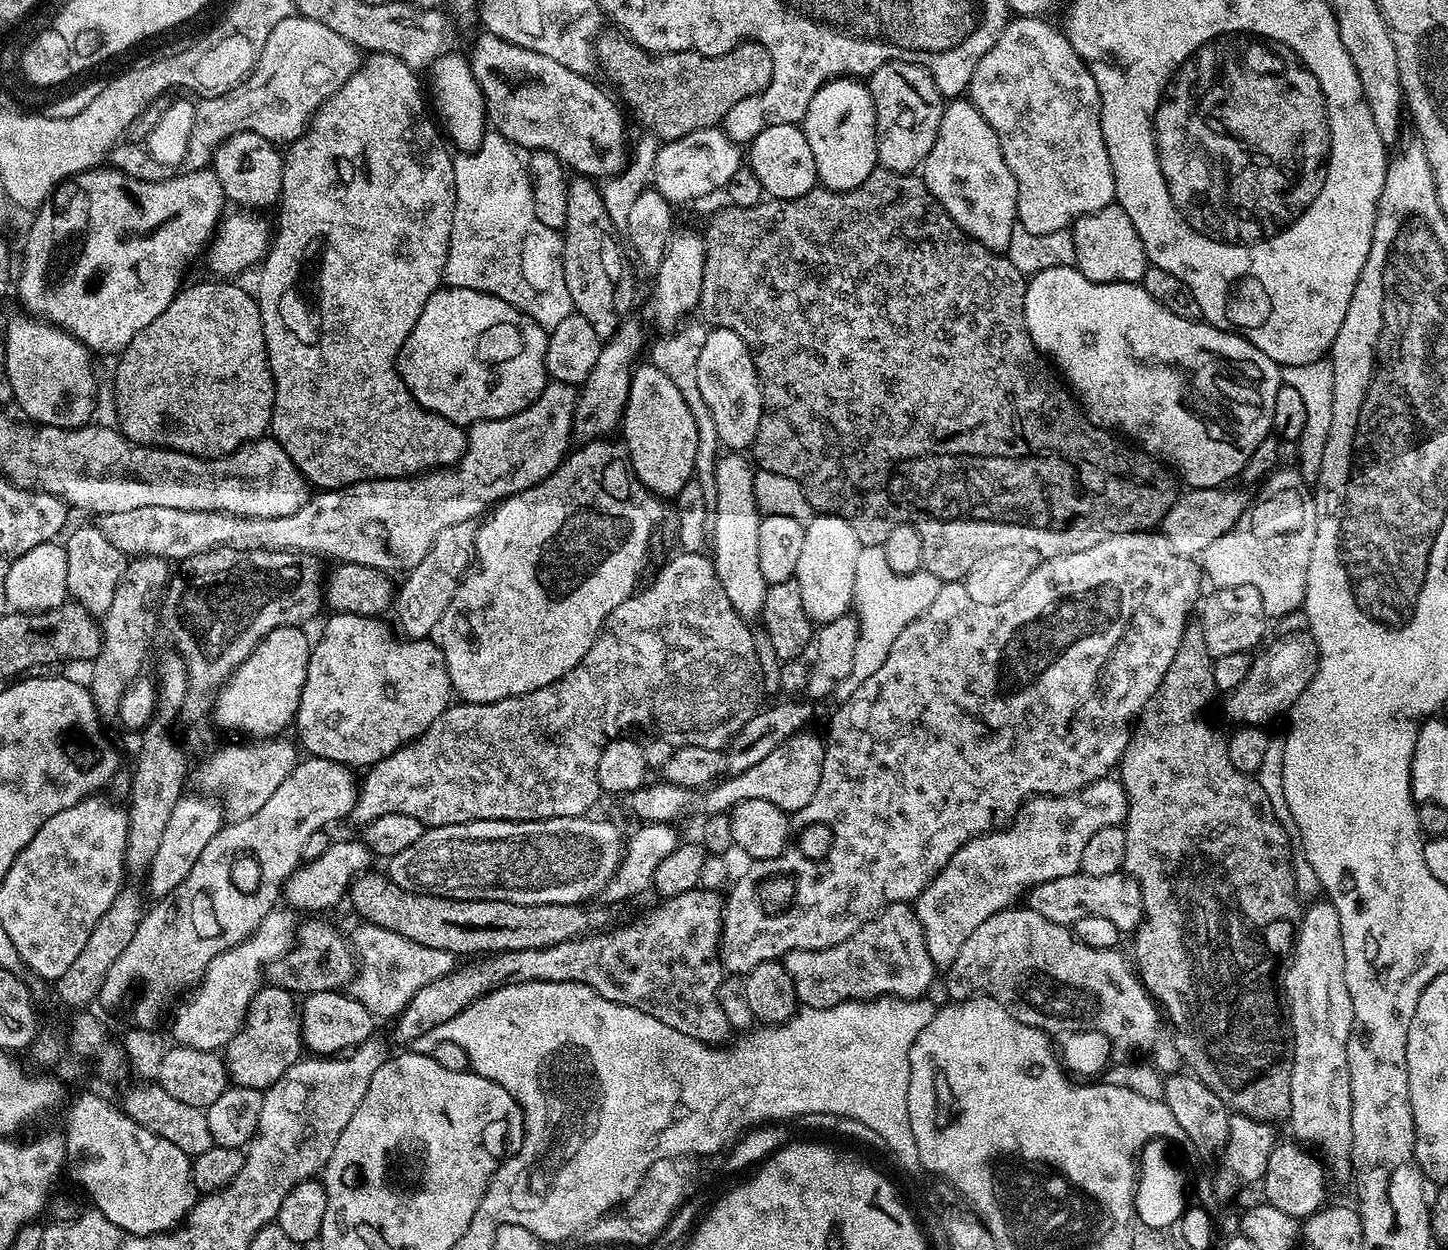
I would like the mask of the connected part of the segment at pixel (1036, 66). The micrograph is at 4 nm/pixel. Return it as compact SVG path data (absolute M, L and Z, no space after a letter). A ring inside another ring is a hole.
M1039 16L1009 19L998 42L978 62L966 93L982 118L990 122L994 134L998 134L1006 166L1010 166L1018 186L1016 218L1019 227L1030 230L1030 234L1050 234L1068 228L1079 216L1102 210L1116 198L1116 179L1102 138L1100 95L1094 74L1090 74L1063 31L1051 28L1046 21Z

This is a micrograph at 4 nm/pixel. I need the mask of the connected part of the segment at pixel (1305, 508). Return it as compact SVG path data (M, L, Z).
M1280 471L1267 477L1266 485L1272 493L1257 504L1255 501L1230 531L1202 553L1203 575L1212 579L1213 589L1229 588L1232 584L1254 586L1262 594L1262 606L1269 618L1303 609L1306 570L1310 570L1314 534L1318 534L1313 489L1299 475Z

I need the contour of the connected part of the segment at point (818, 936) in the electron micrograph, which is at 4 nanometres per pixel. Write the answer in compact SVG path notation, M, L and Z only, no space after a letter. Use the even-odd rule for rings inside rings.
M1156 530L1127 532L1106 538L1098 542L1098 546L1090 546L1090 550L1078 550L1078 554L1041 559L1034 572L1025 576L1022 586L1000 598L1004 600L997 604L980 604L984 602L971 596L963 583L941 583L938 598L934 598L930 610L926 610L926 614L910 622L910 626L898 634L894 646L890 646L890 654L886 654L886 662L882 662L881 668L875 674L870 674L870 678L866 678L866 682L862 682L862 686L858 686L858 690L854 690L849 700L843 701L840 709L833 714L828 724L818 790L814 798L802 806L802 810L791 813L788 847L778 854L778 858L752 860L749 868L741 874L740 881L731 885L732 893L727 893L724 904L724 929L720 935L720 963L725 973L747 974L762 962L783 961L794 950L821 952L824 948L833 948L846 942L846 938L853 936L858 929L866 926L866 922L879 916L892 904L915 901L967 840L1007 825L1024 801L1034 796L1065 796L1079 792L1095 780L1105 779L1119 765L1114 760L1092 760L1092 752L1096 752L1096 748L1080 752L1080 747L1070 746L1070 725L1076 711L1095 692L1100 683L1100 673L1104 671L1104 663L1118 646L1119 640L1116 636L1103 636L1101 633L1056 636L1056 600L1060 600L1060 608L1064 608L1068 600L1080 600L1080 608L1084 608L1084 604L1092 604L1092 600L1096 600L1096 596L1088 596L1088 588L1096 588L1096 592L1104 592L1104 596L1113 596L1113 593L1127 596L1128 580L1132 580L1132 588L1136 588L1136 572L1128 572L1128 560L1136 564L1140 556L1152 556L1152 560L1156 560L1156 572L1160 572L1160 568L1168 568L1168 560L1172 560L1172 556L1168 556L1168 539Z

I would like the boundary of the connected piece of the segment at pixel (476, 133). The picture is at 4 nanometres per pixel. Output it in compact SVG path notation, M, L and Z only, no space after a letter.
M448 50L430 65L431 72L432 92L430 88L430 96L431 99L432 96L436 99L434 112L442 125L443 135L453 145L456 143L460 147L459 151L461 153L471 154L475 152L486 131L486 113L484 110L484 95L480 92L478 82L474 78L471 63L465 57L463 60L462 57L455 56L452 50Z

